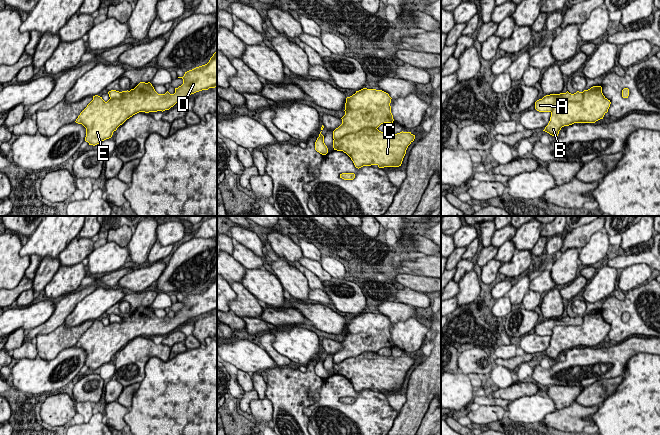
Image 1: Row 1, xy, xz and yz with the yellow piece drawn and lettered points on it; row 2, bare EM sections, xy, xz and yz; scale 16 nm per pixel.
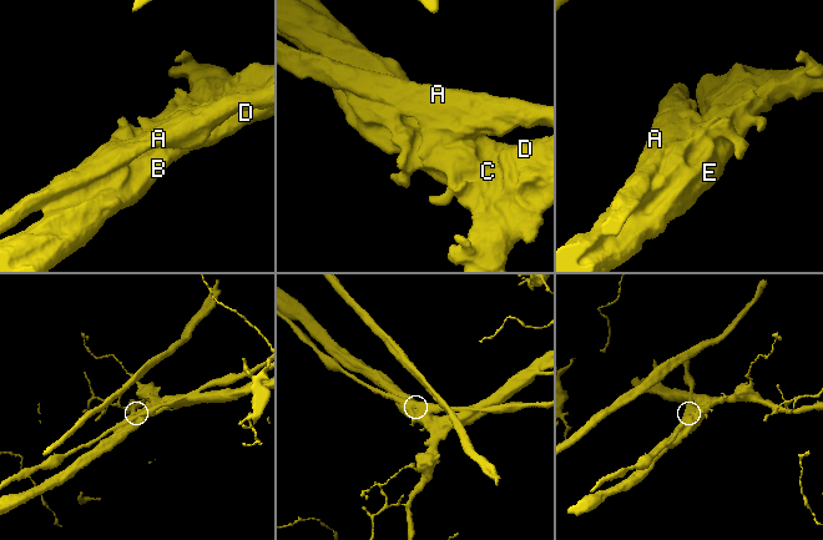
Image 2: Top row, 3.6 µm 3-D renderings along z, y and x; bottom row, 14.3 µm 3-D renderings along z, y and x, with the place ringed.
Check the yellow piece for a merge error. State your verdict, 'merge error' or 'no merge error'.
merge error

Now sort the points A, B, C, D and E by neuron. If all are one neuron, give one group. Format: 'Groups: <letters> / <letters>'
Groups: A / B C D E

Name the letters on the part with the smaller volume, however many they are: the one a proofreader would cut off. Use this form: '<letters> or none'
A

